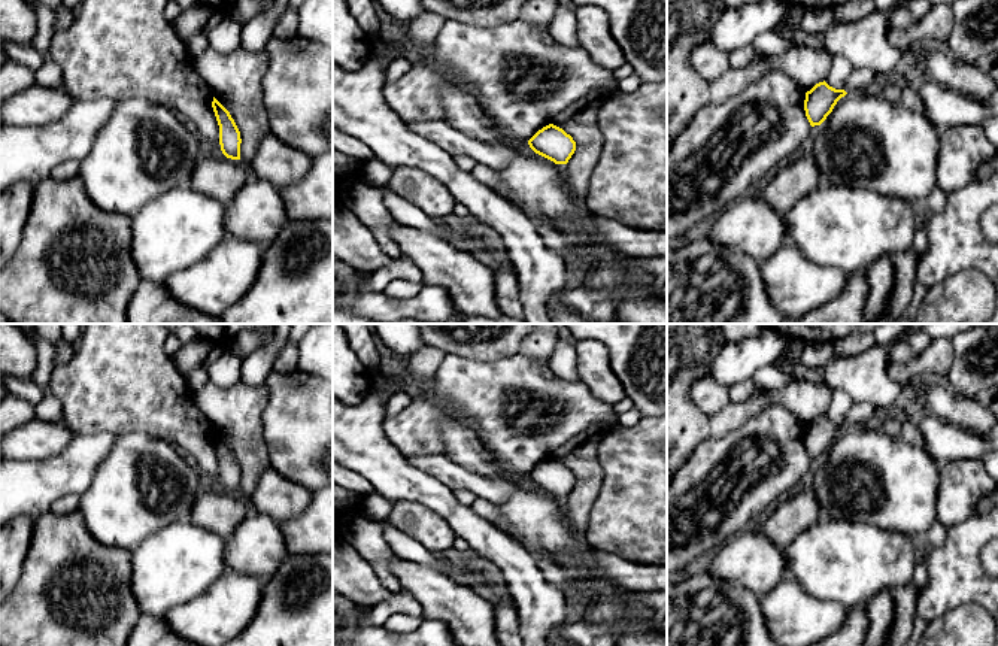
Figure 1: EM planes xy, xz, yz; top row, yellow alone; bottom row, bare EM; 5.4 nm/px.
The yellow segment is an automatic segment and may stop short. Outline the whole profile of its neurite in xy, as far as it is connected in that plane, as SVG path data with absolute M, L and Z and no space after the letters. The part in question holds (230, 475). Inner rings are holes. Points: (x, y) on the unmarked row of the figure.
M213 431L212 442L219 460L219 479L227 492L240 494L240 465L230 446Z

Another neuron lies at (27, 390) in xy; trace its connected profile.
M0 376L1 383L9 394L22 398L36 406L45 395L45 392L34 383L34 380L25 380L12 376Z

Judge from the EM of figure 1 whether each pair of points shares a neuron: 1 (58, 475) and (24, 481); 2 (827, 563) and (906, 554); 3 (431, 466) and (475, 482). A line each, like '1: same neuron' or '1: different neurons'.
1: same neuron
2: same neuron
3: same neuron

